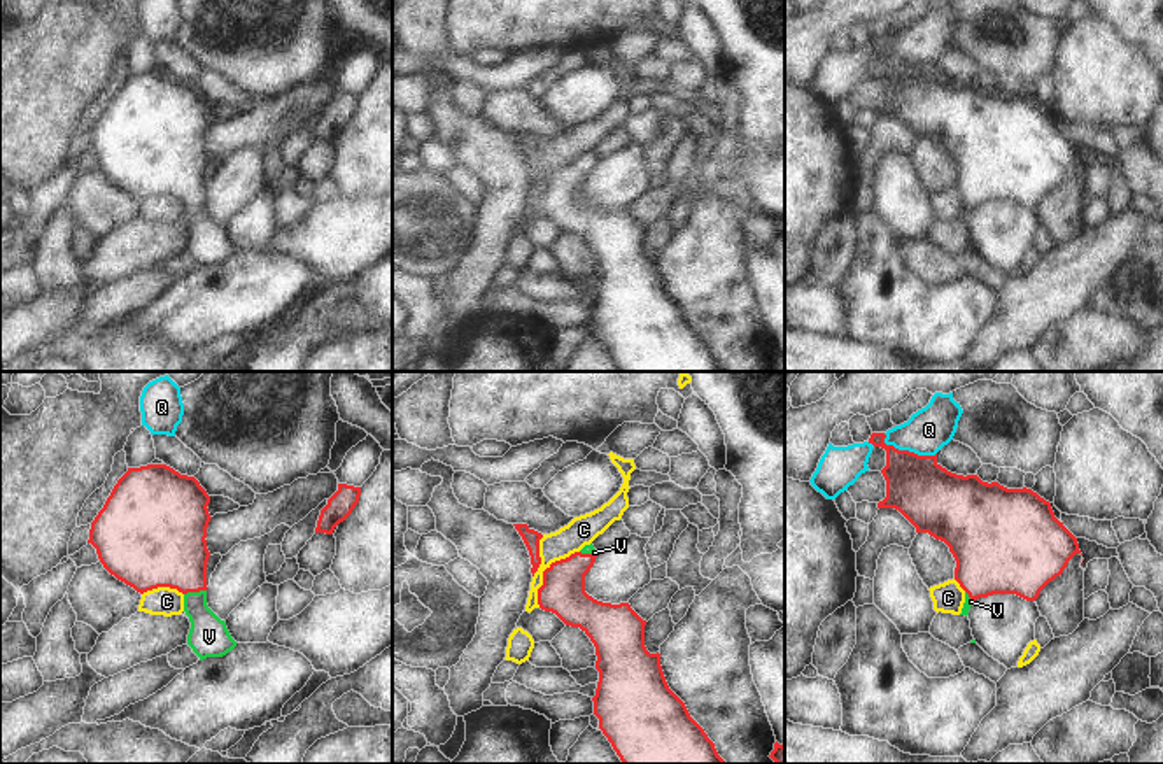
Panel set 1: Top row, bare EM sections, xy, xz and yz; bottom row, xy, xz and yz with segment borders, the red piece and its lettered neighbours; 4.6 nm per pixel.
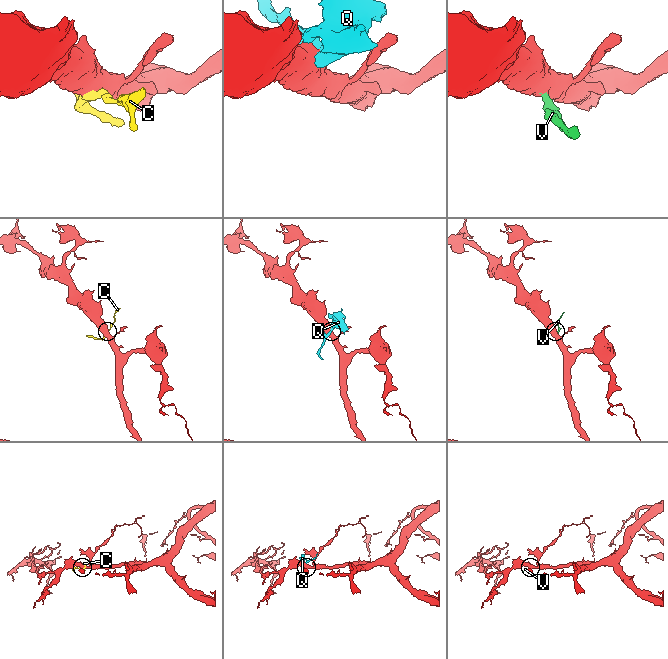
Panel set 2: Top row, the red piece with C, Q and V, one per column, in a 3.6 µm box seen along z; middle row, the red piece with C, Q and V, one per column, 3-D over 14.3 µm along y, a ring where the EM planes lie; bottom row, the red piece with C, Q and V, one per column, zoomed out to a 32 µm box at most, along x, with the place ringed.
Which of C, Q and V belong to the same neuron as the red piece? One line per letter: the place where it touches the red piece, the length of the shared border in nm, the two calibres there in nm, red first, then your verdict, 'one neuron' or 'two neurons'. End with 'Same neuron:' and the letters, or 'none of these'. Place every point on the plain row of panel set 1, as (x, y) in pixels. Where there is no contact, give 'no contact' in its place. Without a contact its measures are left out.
C: contact xz (543, 179); length 320 nm; calibres 200 and 140 nm; two neurons
Q: contact yz (906, 58); length 260 nm; calibres 300 and 200 nm; two neurons
V: contact xy (195, 198); length 110 nm; calibres 380 and 190 nm; one neuron
Same neuron: V

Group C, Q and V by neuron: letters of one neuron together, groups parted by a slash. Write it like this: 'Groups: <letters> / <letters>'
Groups: C / Q / V.

